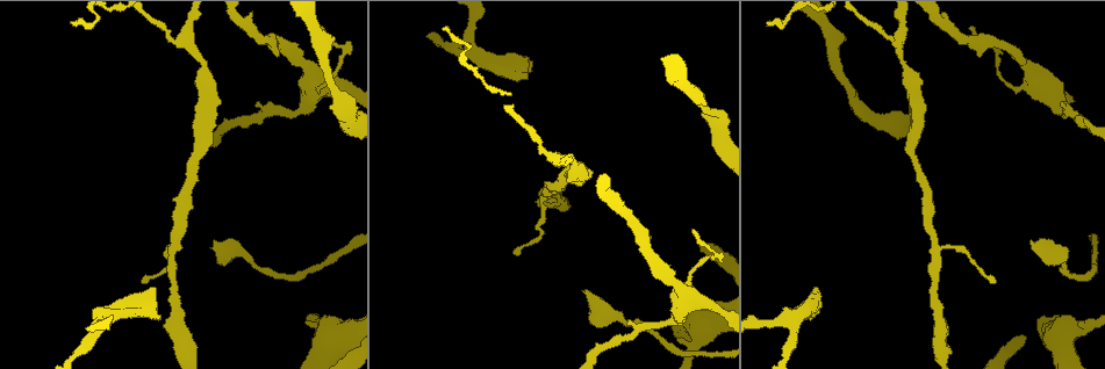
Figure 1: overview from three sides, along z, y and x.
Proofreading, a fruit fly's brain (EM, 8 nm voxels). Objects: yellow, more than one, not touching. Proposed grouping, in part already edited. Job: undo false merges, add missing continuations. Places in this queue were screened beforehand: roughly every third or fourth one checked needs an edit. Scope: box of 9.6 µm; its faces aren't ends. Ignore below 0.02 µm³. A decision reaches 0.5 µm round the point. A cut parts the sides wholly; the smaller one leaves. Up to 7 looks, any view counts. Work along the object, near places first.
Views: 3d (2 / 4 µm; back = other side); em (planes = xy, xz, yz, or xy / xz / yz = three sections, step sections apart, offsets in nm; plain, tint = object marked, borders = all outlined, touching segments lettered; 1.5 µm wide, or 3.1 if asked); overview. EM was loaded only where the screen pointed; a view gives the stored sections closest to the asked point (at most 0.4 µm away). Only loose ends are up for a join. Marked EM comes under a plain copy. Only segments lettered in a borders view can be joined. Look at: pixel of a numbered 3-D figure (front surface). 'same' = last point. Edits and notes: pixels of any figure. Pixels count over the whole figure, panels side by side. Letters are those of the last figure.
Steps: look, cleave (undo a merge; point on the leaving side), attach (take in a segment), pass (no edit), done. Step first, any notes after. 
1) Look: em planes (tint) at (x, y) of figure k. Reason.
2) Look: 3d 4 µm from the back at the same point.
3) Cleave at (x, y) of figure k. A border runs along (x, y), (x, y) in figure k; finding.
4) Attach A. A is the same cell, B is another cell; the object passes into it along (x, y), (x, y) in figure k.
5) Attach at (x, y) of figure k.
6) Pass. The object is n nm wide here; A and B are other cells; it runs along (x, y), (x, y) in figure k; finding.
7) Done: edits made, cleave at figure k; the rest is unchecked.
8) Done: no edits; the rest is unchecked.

Look: 3d 4 µm from the back at (585, 289) of figure 1. Thick end.

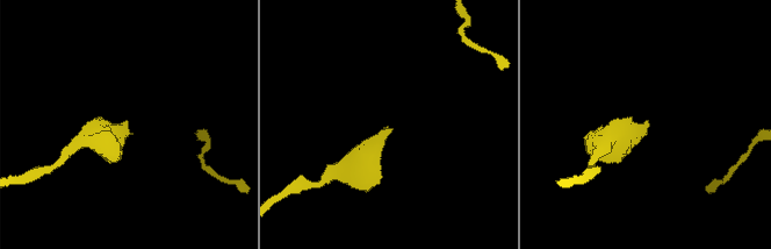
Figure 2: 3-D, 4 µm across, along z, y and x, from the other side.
Look: em xz step 4 (borders) at (384, 129) of figure 2.

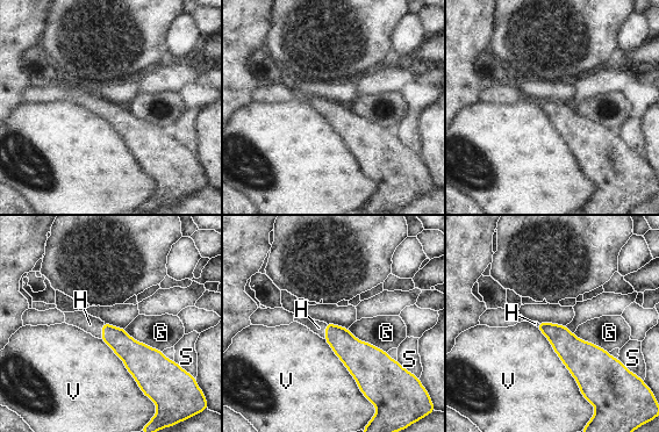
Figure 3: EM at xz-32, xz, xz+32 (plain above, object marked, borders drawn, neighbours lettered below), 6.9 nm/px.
Attach H. H is the same cell, G, S and V are other cells; the object passes into it along (126, 347), (102, 330), (90, 324) in figure 3; it goes on there.

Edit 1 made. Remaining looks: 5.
Look: overview. Redraw.

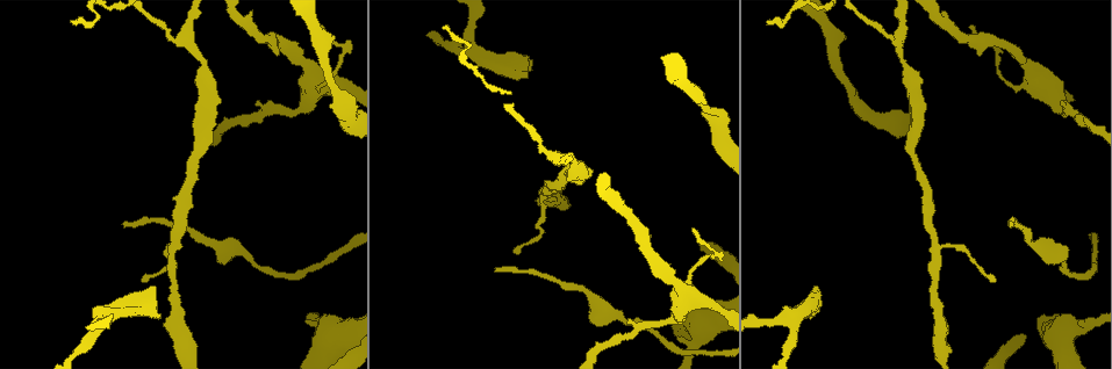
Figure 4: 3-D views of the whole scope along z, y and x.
Look: 3d 2 µm at (516, 254) of figure 4. Tapers out.

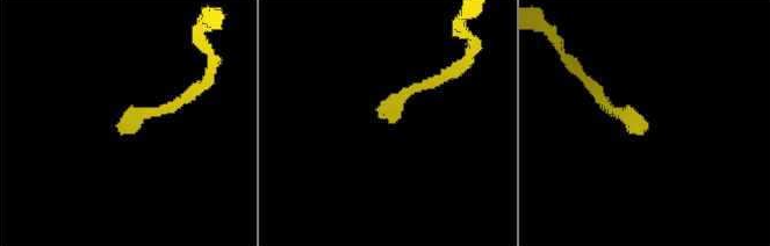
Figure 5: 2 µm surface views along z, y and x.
Look: em planes (tint) at (124, 133) of figure 5.

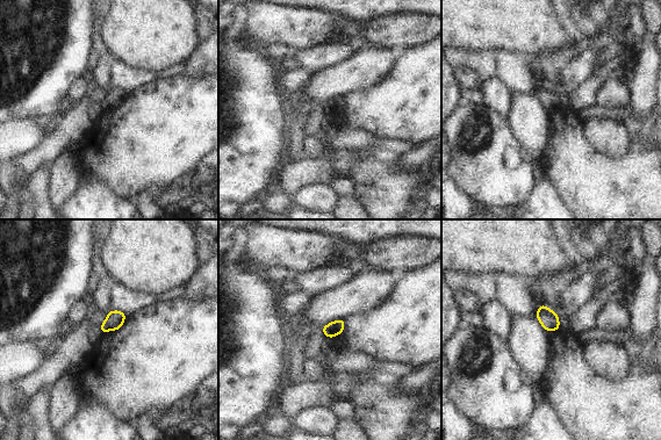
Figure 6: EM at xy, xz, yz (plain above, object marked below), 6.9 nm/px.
Look: em planes (borders) at the same point.

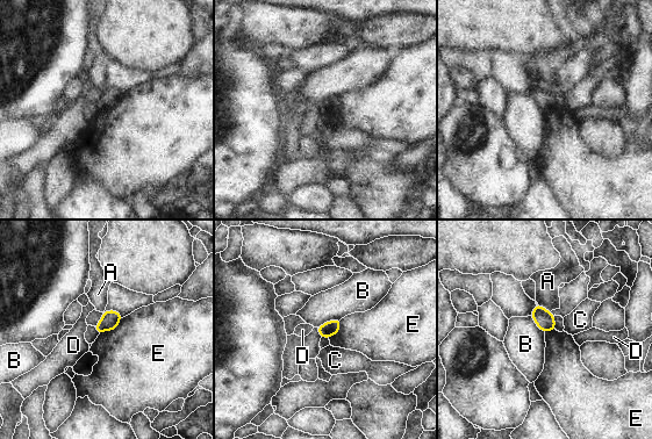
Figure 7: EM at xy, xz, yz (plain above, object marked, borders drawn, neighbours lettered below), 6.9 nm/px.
Pass. The longest contact is with E, 200 nm; A, B, C, D and E are other cells; a border runs along (122, 318), (114, 329), (99, 335) in figure 7; none of them fits.

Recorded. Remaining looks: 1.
Done: edits made, attach at figure 3; the rest is unchecked.

